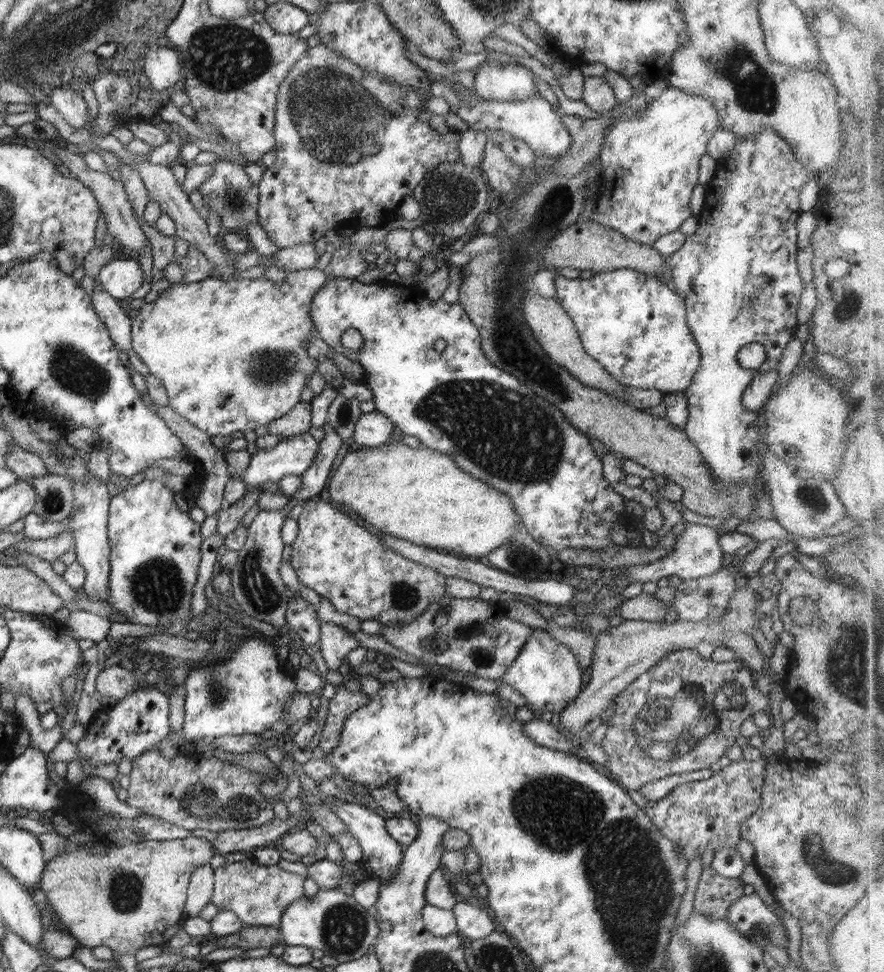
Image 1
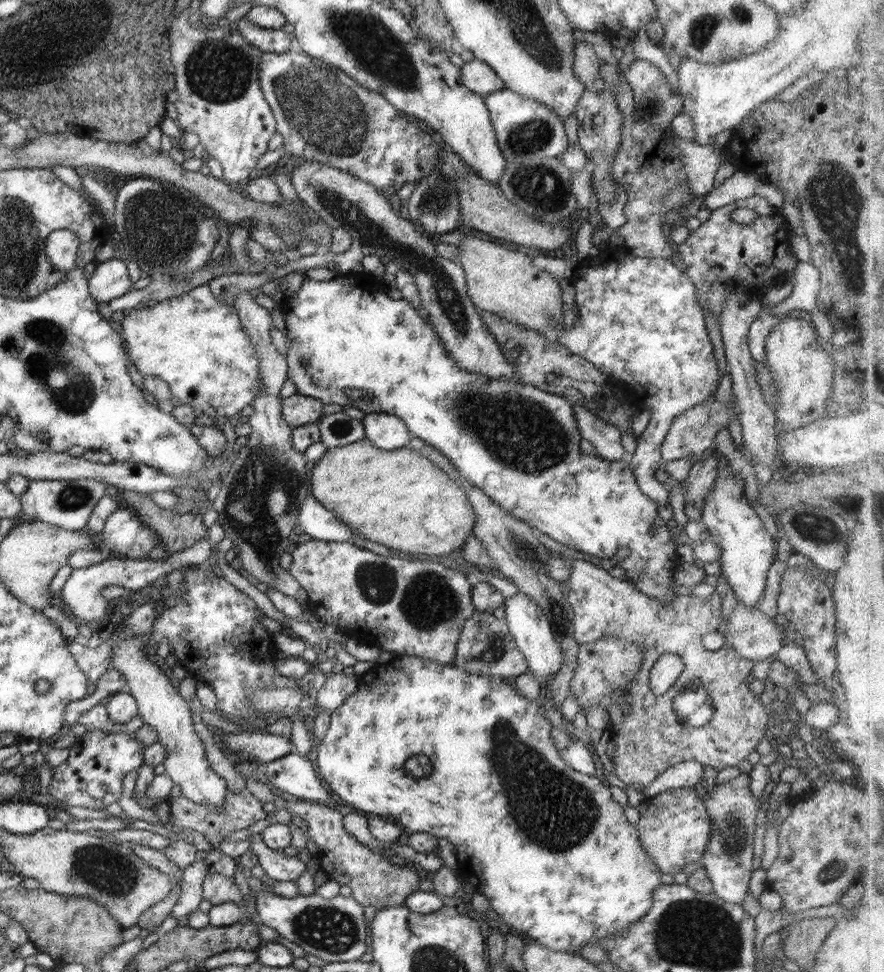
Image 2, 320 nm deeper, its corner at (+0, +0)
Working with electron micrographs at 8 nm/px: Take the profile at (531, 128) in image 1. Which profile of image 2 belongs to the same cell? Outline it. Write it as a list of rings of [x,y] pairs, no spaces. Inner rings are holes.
[[[510,90],[492,92],[484,97],[495,137],[508,163],[522,163],[544,160],[546,157],[560,157],[568,150],[568,136],[565,124],[558,115],[536,101],[526,99]]]

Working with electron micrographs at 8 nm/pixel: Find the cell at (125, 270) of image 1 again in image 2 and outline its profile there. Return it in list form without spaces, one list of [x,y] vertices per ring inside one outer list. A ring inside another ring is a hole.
[[[112,259],[101,262],[88,281],[90,296],[98,302],[110,302],[124,296],[133,288],[128,277],[128,267],[124,259]]]

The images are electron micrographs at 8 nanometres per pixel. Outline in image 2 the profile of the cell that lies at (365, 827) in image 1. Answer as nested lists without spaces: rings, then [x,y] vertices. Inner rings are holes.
[[[295,752],[287,754],[268,763],[265,774],[268,784],[286,797],[330,805],[346,811],[346,806],[328,790],[307,757]]]

